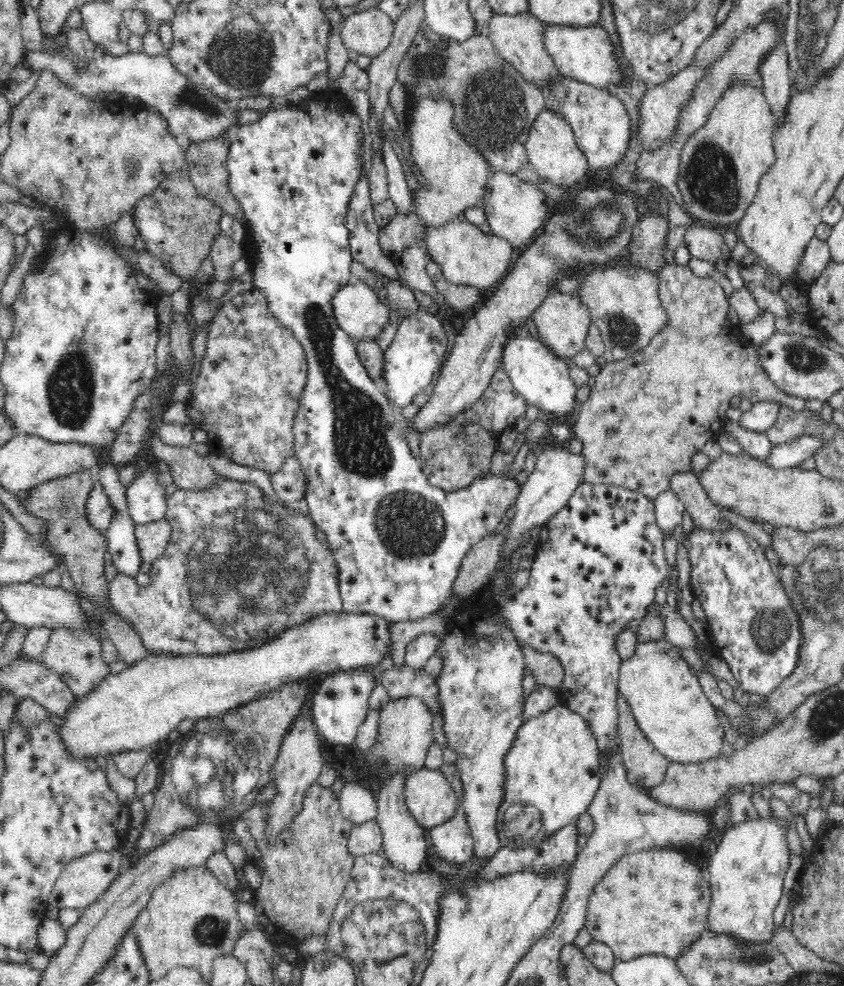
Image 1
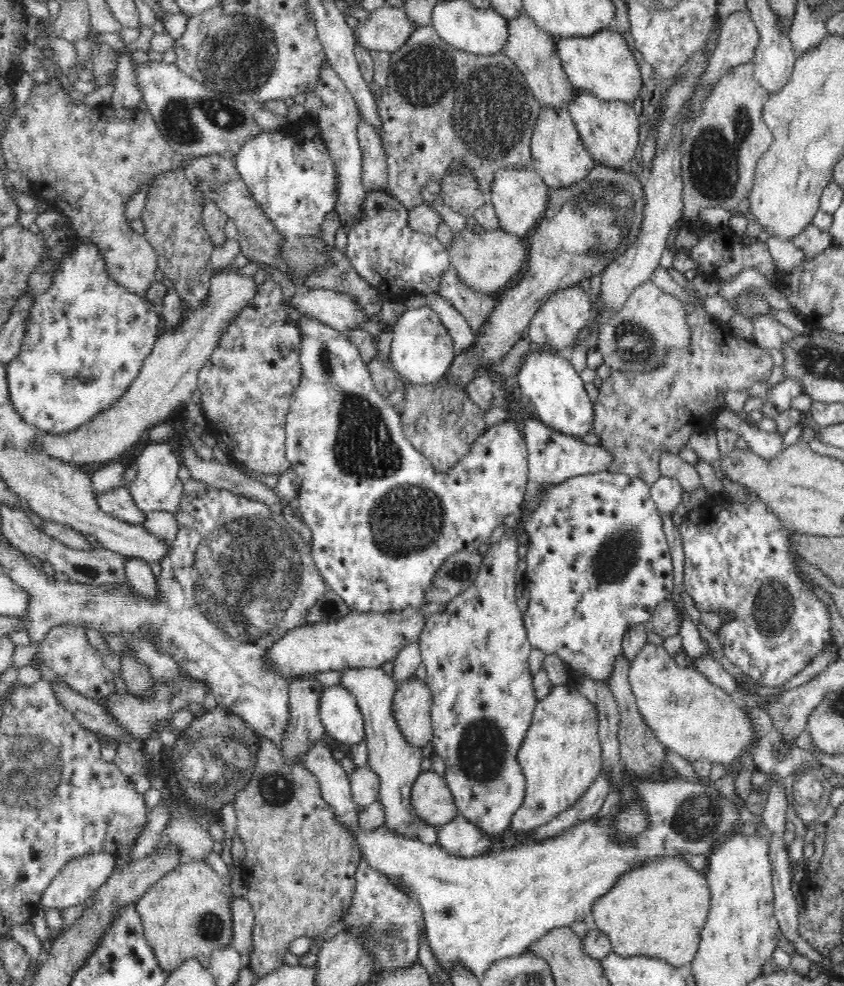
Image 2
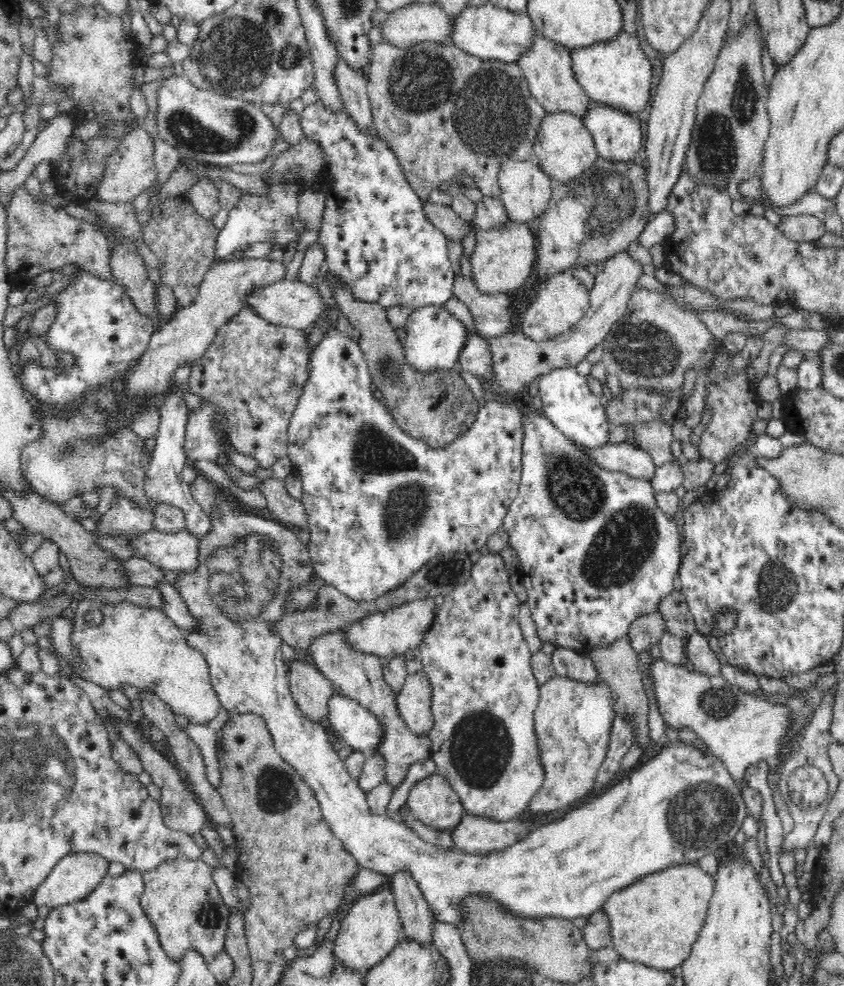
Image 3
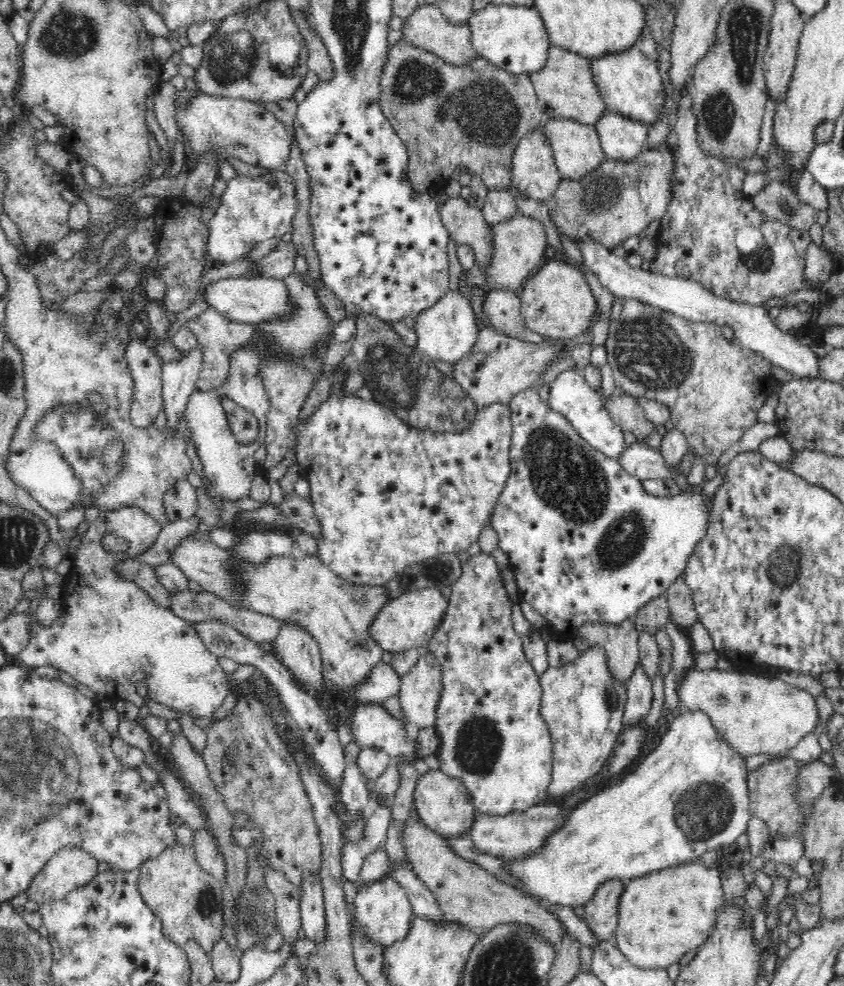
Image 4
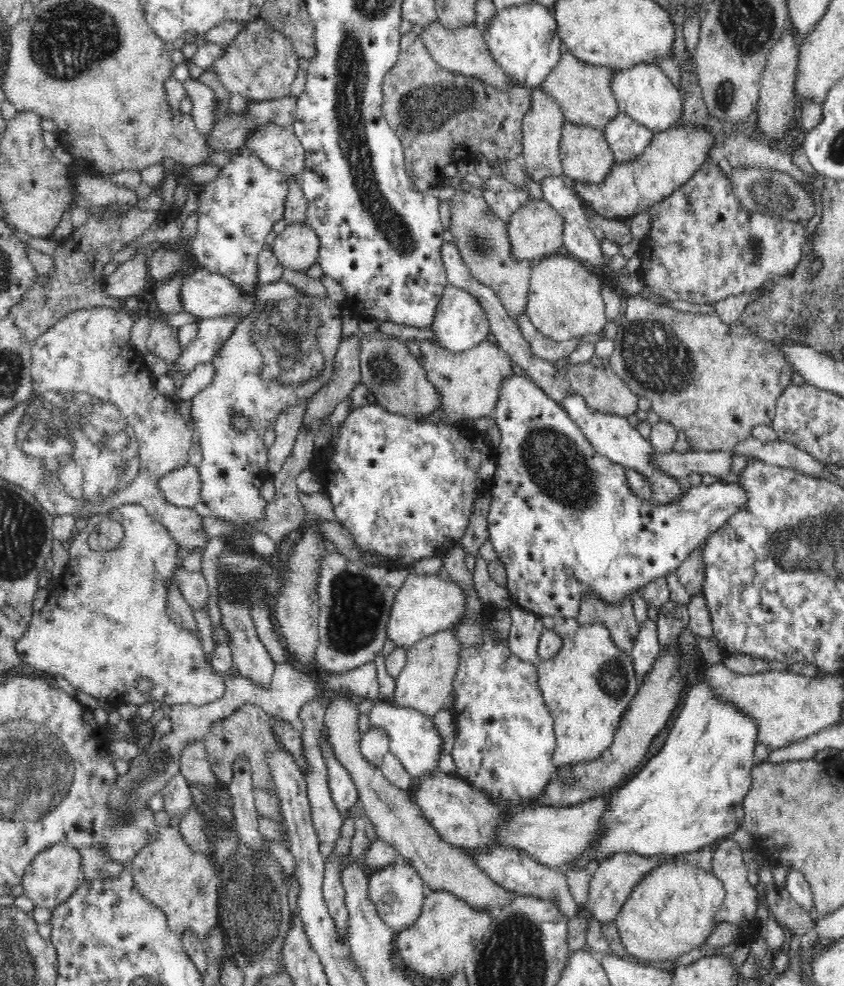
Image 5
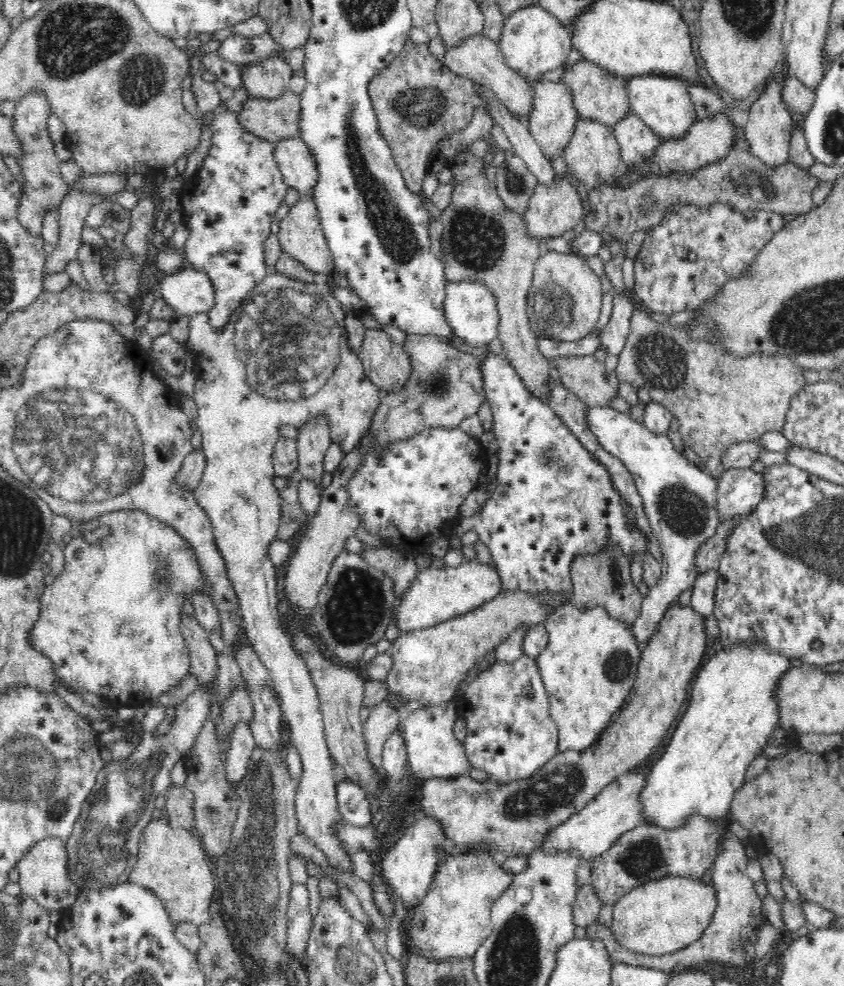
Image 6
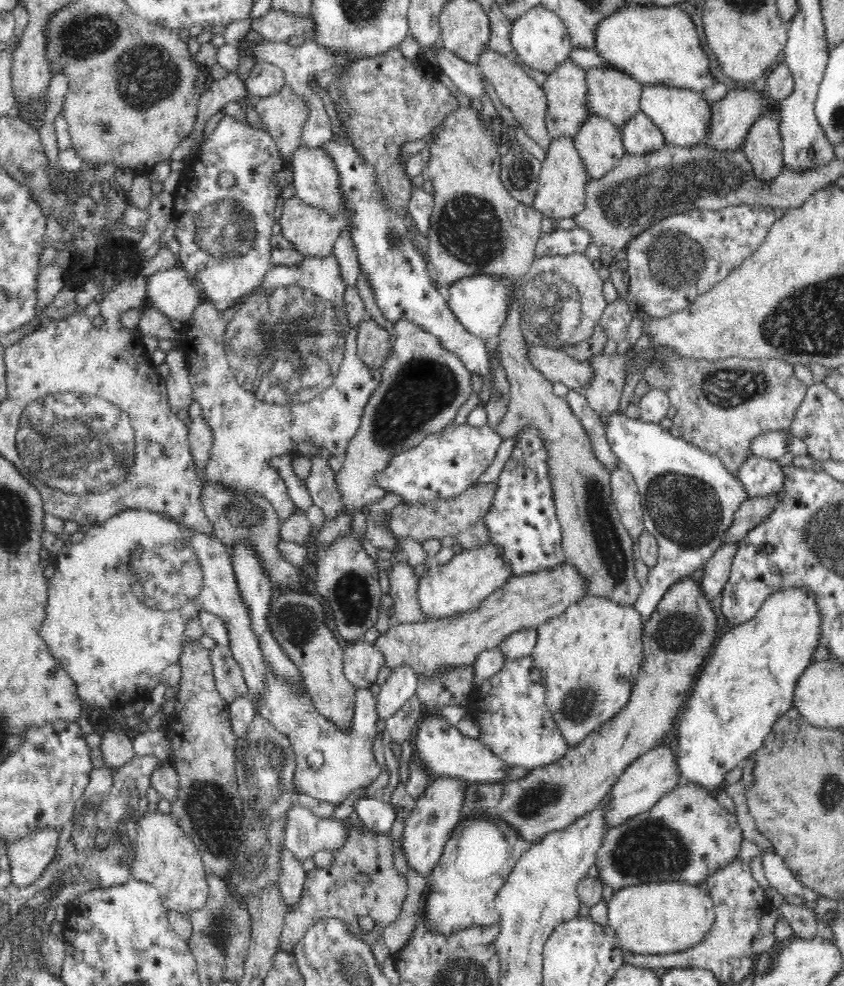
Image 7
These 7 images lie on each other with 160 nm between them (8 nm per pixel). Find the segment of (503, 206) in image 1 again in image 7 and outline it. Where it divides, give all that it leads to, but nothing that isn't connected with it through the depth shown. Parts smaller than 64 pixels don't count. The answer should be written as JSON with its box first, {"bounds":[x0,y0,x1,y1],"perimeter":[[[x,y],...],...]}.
{"bounds":[543,58,591,140],"perimeter":[[[570,58],[566,59],[561,66],[558,66],[543,85],[543,91],[547,98],[547,115],[545,125],[551,140],[560,139],[564,136],[574,137],[584,124],[584,121],[591,116],[587,105],[588,76],[584,68],[578,67],[576,62]]]}

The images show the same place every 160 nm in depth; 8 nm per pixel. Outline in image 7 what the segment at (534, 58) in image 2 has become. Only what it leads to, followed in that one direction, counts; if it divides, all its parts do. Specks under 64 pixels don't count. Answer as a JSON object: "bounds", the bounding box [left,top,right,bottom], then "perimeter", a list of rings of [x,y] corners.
{"bounds":[587,68,644,126],"perimeter":[[[590,68],[587,76],[587,105],[591,115],[600,116],[621,126],[641,110],[640,95],[644,86],[632,76],[613,68]]]}

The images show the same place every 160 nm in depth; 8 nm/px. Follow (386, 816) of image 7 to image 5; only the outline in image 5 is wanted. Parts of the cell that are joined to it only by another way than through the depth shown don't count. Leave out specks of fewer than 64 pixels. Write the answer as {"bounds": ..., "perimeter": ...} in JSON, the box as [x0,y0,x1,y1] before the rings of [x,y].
{"bounds":[320,727,360,817],"perimeter":[[[326,727],[322,730],[323,738],[320,741],[323,756],[327,760],[328,766],[328,784],[332,795],[332,800],[336,803],[338,810],[345,817],[349,810],[354,806],[360,804],[359,794],[350,773],[348,773],[344,766],[341,766],[332,754],[332,745],[328,744],[328,733]]]}

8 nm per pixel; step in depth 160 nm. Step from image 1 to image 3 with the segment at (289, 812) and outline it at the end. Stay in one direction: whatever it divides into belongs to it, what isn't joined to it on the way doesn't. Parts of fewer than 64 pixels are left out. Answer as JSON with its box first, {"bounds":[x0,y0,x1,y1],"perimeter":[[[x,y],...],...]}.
{"bounds":[287,661,335,723],"perimeter":[[[290,661],[287,666],[292,698],[312,722],[320,723],[320,719],[328,714],[330,697],[335,694],[330,679],[319,671],[315,663]]]}

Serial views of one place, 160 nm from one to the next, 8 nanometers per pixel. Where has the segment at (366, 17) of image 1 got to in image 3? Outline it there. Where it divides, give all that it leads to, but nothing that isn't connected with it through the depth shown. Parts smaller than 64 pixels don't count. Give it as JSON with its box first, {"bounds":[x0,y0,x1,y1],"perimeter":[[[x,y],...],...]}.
{"bounds":[382,3,455,49],"perimeter":[[[412,3],[396,12],[390,12],[382,24],[384,42],[400,49],[408,49],[422,42],[433,45],[452,45],[455,33],[453,18],[438,4]]]}

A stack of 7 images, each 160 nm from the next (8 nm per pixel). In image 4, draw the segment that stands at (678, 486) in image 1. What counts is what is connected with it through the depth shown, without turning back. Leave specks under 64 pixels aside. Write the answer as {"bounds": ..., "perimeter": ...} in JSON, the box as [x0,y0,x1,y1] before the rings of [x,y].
{"bounds":[604,388,656,443],"perimeter":[[[619,388],[609,399],[604,399],[604,407],[608,409],[610,417],[618,426],[621,426],[624,431],[635,434],[642,443],[645,442],[648,434],[656,430],[656,425],[646,418],[635,397]]]}

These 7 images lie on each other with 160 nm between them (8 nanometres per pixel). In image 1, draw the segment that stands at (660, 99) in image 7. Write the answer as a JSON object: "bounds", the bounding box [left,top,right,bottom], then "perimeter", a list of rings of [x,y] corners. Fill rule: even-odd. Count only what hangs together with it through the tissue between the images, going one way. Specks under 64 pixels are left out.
{"bounds":[544,24,628,89],"perimeter":[[[544,24],[544,45],[548,55],[555,62],[555,67],[562,72],[564,78],[571,78],[584,84],[592,84],[598,89],[616,88],[618,82],[628,80],[620,70],[616,50],[612,46],[609,35],[599,25],[586,25],[584,28],[566,25]],[[612,84],[612,87],[610,87]]]}

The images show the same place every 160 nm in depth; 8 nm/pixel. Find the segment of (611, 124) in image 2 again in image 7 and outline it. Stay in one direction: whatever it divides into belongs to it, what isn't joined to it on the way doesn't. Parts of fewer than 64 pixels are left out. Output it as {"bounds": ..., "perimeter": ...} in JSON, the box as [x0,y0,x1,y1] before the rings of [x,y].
{"bounds":[619,110,666,155],"perimeter":[[[641,110],[619,127],[627,154],[648,155],[666,144],[662,131]]]}

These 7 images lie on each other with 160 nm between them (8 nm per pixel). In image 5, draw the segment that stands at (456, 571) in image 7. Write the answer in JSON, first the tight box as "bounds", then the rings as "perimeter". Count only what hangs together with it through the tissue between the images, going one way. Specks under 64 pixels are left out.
{"bounds":[388,574,464,646],"perimeter":[[[409,574],[396,593],[388,622],[388,636],[396,646],[414,646],[418,640],[454,627],[464,616],[464,591],[450,578],[446,581],[436,574]]]}

